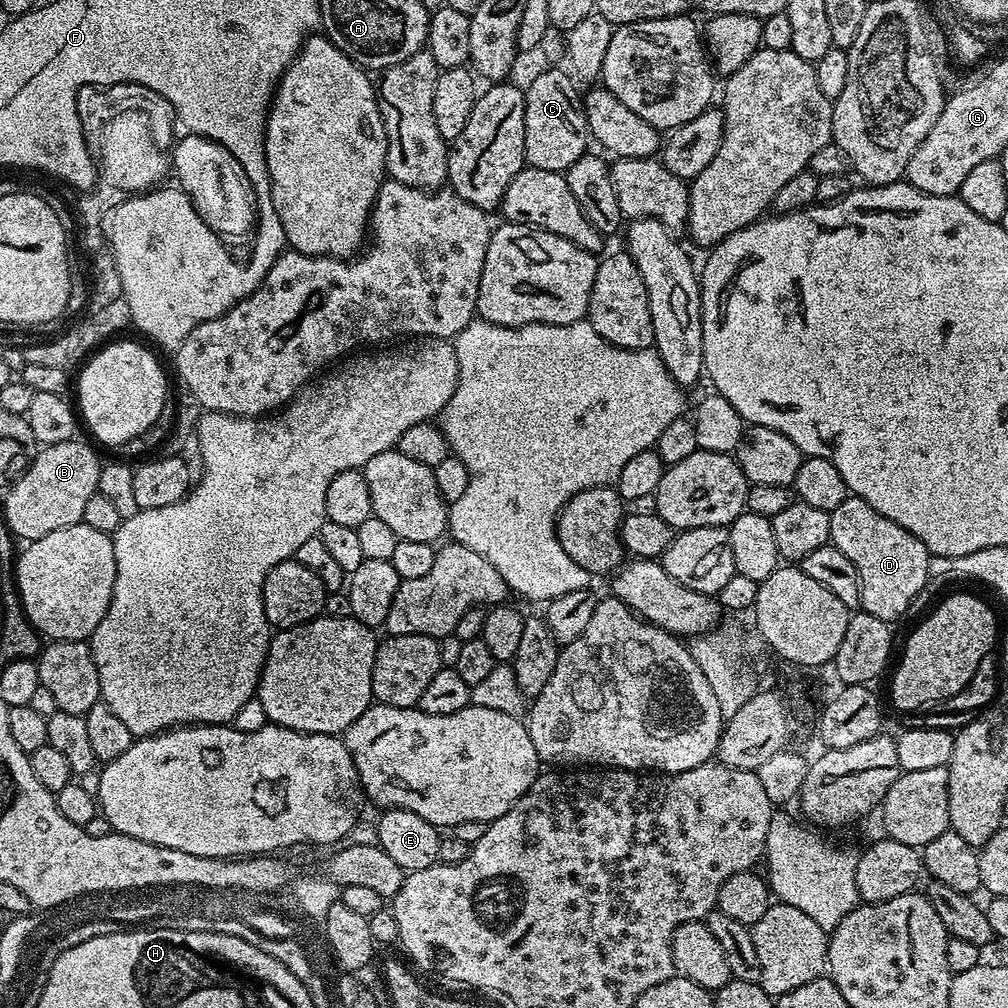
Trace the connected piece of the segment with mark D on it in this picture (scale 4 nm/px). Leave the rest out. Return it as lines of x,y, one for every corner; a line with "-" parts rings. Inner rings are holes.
849,494
842,502
842,506
838,506
831,512
829,534
832,545
838,550
842,550
842,554
846,554
846,558
850,558
850,562
854,562
854,570
858,570
860,579
860,608
874,614
874,618
895,622
911,606
912,599
924,587
929,587
927,560
930,553
928,548
922,546
922,542
918,542
918,538
914,538
914,534
910,534
905,528
898,526
898,522
878,514
878,510
874,510
860,497

